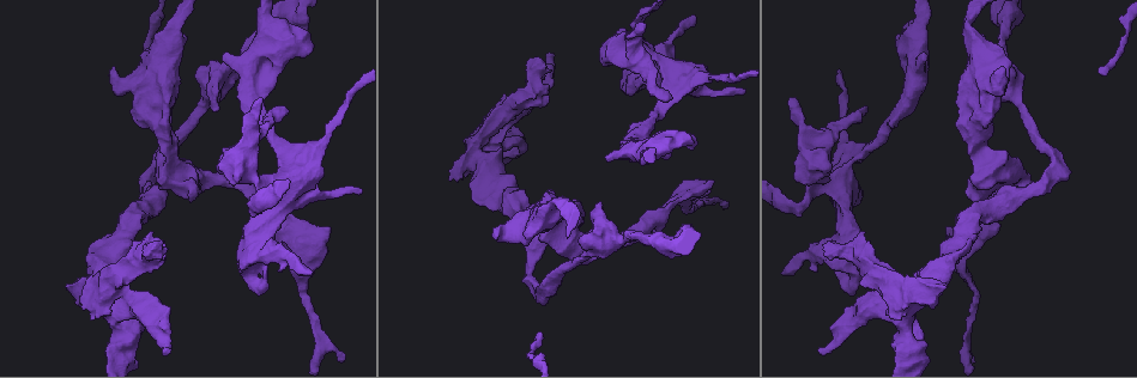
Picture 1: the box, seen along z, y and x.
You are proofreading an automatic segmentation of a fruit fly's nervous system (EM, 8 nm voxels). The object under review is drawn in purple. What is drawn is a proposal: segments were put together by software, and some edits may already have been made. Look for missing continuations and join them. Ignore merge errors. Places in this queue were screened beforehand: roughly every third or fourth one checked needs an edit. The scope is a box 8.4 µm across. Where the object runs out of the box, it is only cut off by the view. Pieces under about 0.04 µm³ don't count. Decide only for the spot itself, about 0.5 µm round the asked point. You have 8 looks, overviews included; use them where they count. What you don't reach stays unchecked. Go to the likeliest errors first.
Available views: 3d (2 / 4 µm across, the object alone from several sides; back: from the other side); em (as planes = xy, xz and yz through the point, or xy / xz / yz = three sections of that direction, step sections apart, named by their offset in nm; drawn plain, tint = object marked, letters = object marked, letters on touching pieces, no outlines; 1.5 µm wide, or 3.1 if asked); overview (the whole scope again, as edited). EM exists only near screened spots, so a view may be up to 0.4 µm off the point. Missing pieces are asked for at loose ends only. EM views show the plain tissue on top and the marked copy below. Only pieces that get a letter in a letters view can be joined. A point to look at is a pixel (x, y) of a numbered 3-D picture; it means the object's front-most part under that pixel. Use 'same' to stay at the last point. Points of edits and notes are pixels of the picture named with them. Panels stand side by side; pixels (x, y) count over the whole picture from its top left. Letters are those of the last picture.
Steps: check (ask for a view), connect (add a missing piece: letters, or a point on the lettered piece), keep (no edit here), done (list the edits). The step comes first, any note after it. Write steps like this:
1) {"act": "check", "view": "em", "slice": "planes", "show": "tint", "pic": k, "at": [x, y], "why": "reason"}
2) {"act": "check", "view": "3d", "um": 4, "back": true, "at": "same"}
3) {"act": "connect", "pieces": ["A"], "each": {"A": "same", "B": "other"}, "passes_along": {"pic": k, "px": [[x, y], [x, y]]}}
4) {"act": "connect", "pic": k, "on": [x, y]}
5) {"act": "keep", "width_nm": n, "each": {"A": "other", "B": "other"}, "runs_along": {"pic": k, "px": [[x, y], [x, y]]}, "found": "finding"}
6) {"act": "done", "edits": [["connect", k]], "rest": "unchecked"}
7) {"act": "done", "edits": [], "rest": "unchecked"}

{"act": "check", "view": "3d", "um": 4, "pic": 1, "at": [821, 348], "why": "free end"}

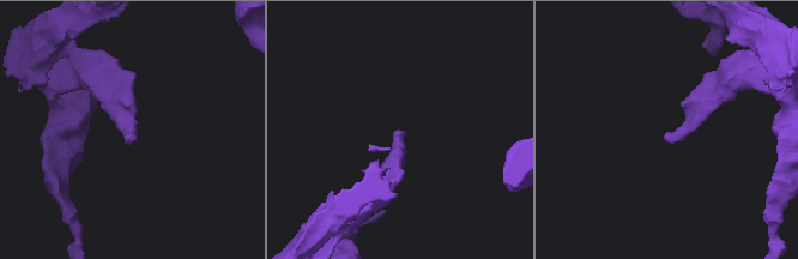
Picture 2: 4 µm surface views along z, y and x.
{"act": "check", "view": "em", "um": 3.1, "slice": "planes", "show": "letters", "pic": 2, "at": [132, 135], "why": "shape alone is not enough"}

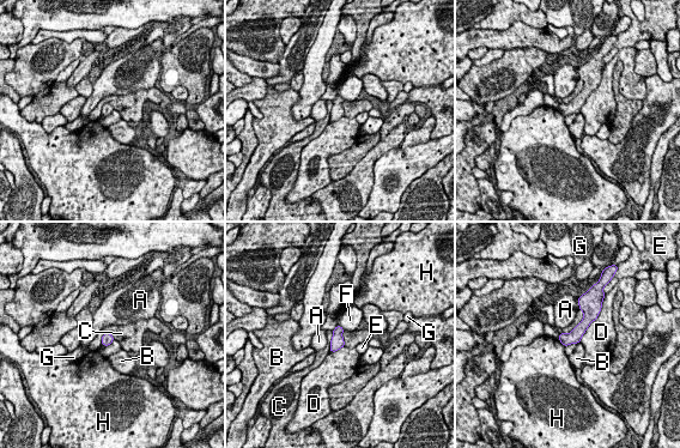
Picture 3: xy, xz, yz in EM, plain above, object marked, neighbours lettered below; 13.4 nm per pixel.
{"act": "keep", "width_nm": 160, "each": {"A": "other", "B": "other", "C": "other", "D": "other", "E": "other", "F": "other", "G": "other", "H": "other"}, "runs_along": {"pic": 3, "px": [[592, 310], [587, 321], [565, 341]]}, "found": "no lettered piece goes on from it"}

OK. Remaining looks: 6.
{"act": "check", "view": "em", "slice": "planes", "show": "letters", "pic": 1, "at": [138, 75], "why": "thick end"}

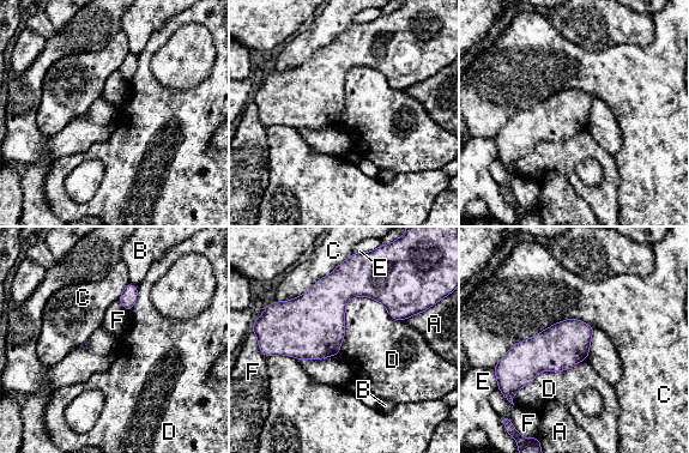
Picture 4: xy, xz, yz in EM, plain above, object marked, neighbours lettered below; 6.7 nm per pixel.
{"act": "keep", "each": {"A": "other", "B": "other", "C": "other", "D": "other", "E": "other", "F": "other"}, "border": {"pic": 4, "px": [[404, 319], [354, 296], [338, 355]]}, "found": "no lettered piece goes on from it"}

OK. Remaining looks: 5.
{"act": "check", "view": "3d", "um": 4, "pic": 1, "at": [832, 160], "why": "thick end"}

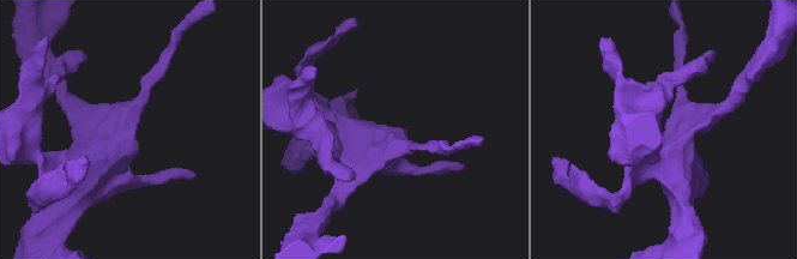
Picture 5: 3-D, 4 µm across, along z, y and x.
{"act": "check", "view": "em", "slice": "planes", "show": "letters", "pic": 5, "at": [134, 132], "why": "need the tissue"}

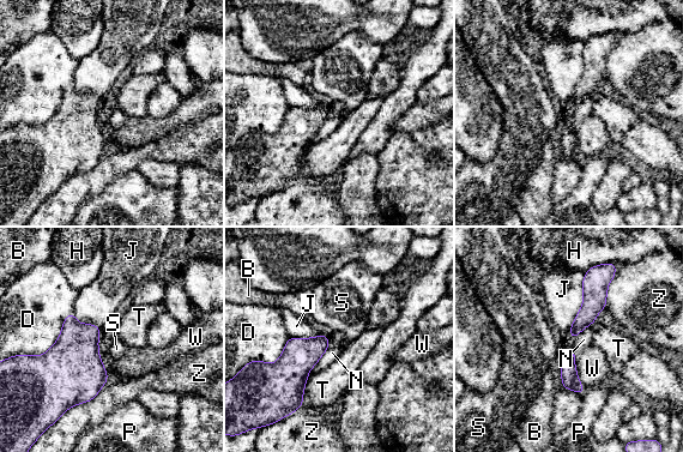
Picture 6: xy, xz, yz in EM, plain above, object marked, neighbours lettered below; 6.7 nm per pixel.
{"act": "keep", "each": {"B": "other", "D": "other", "H": "other", "J": "other", "N": "other", "P": "other", "S": "other", "T": "other", "W": "other", "Z": "other"}, "border": {"pic": 6, "px": [[596, 319], [574, 339]]}, "found": "no lettered piece goes on from it"}

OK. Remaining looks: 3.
{"act": "done", "edits": [], "rest": "unchecked"}

